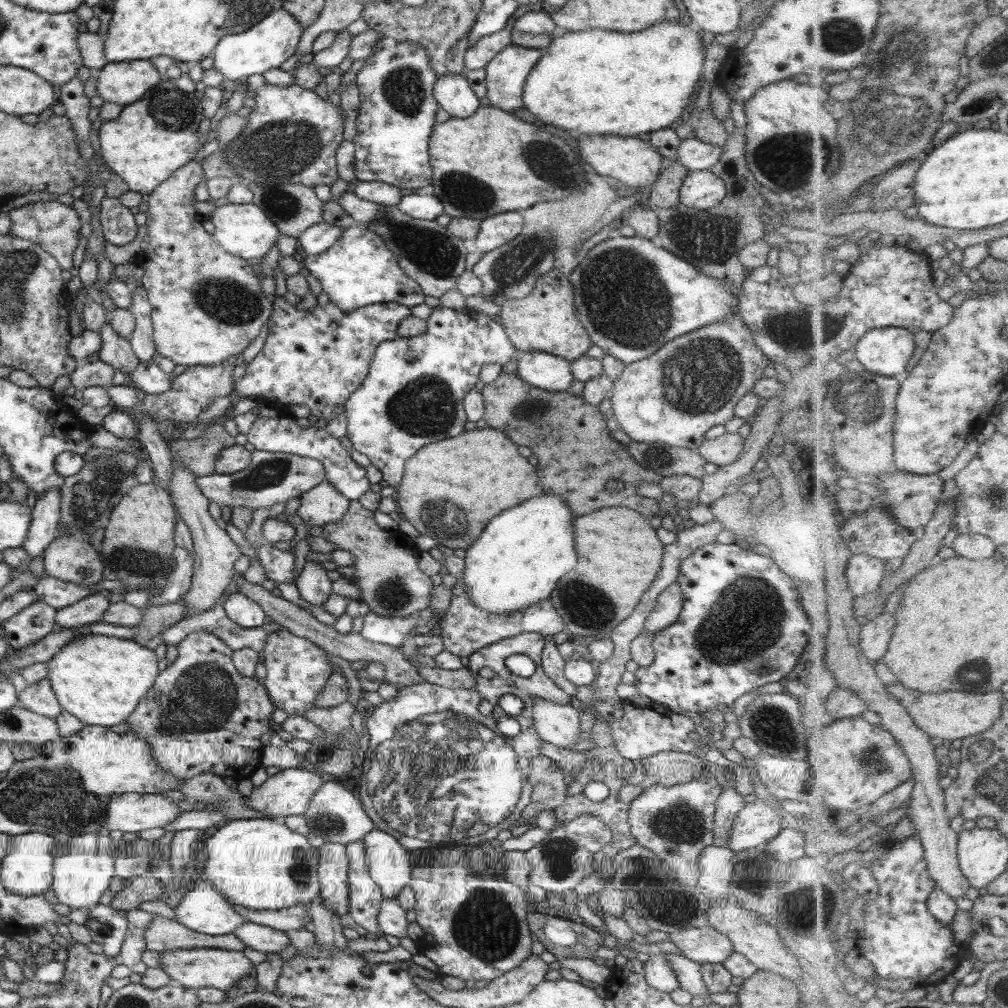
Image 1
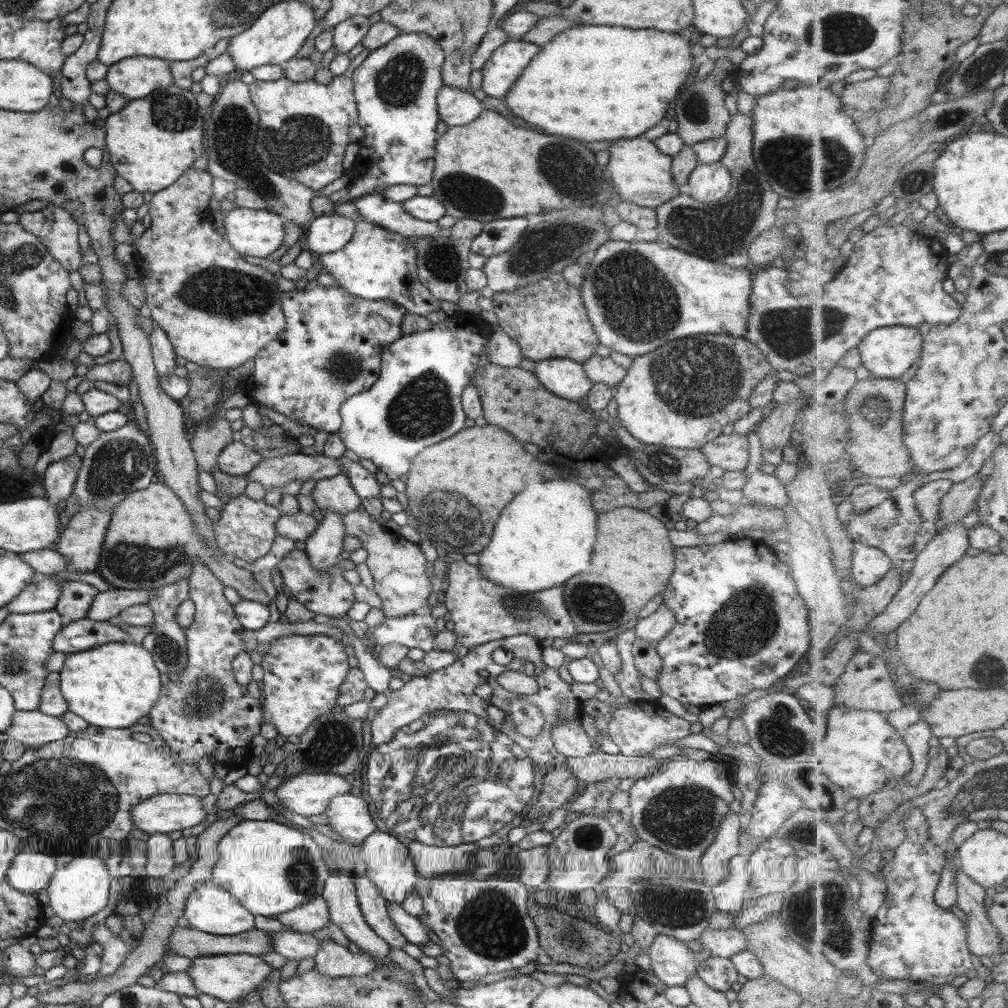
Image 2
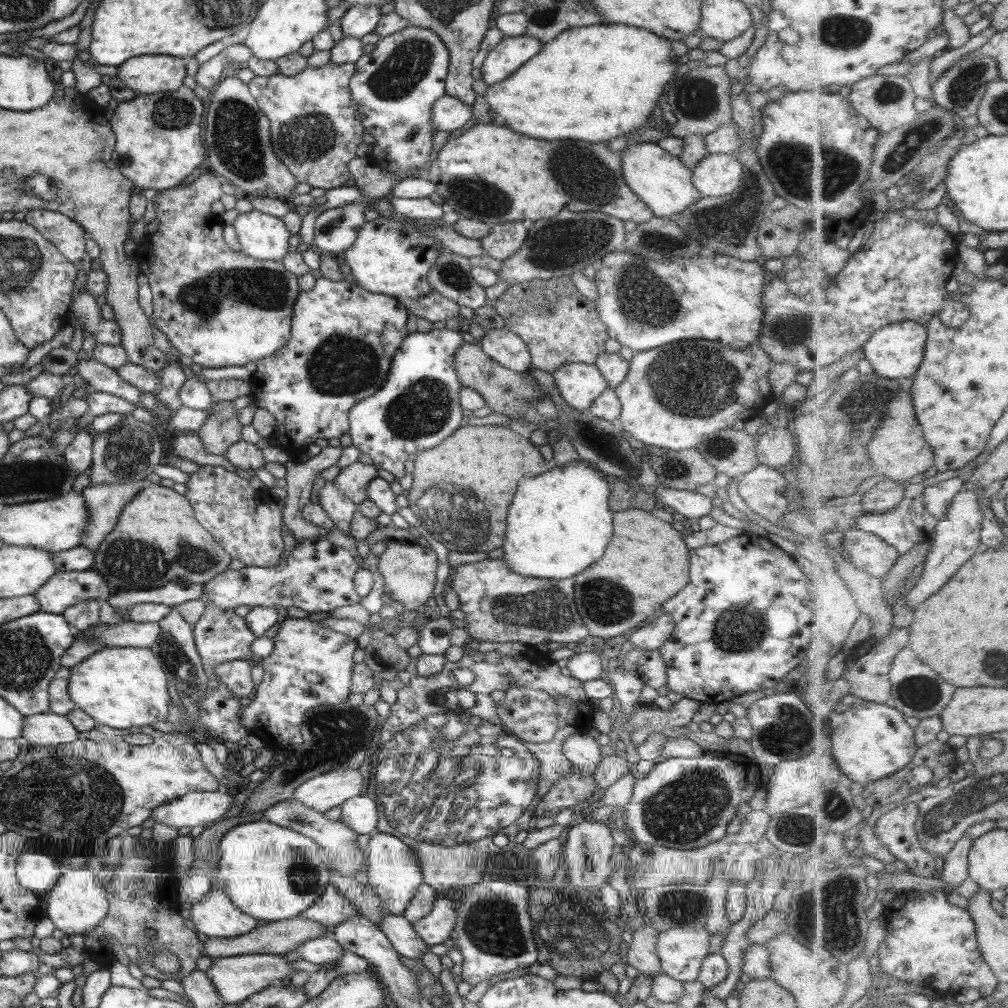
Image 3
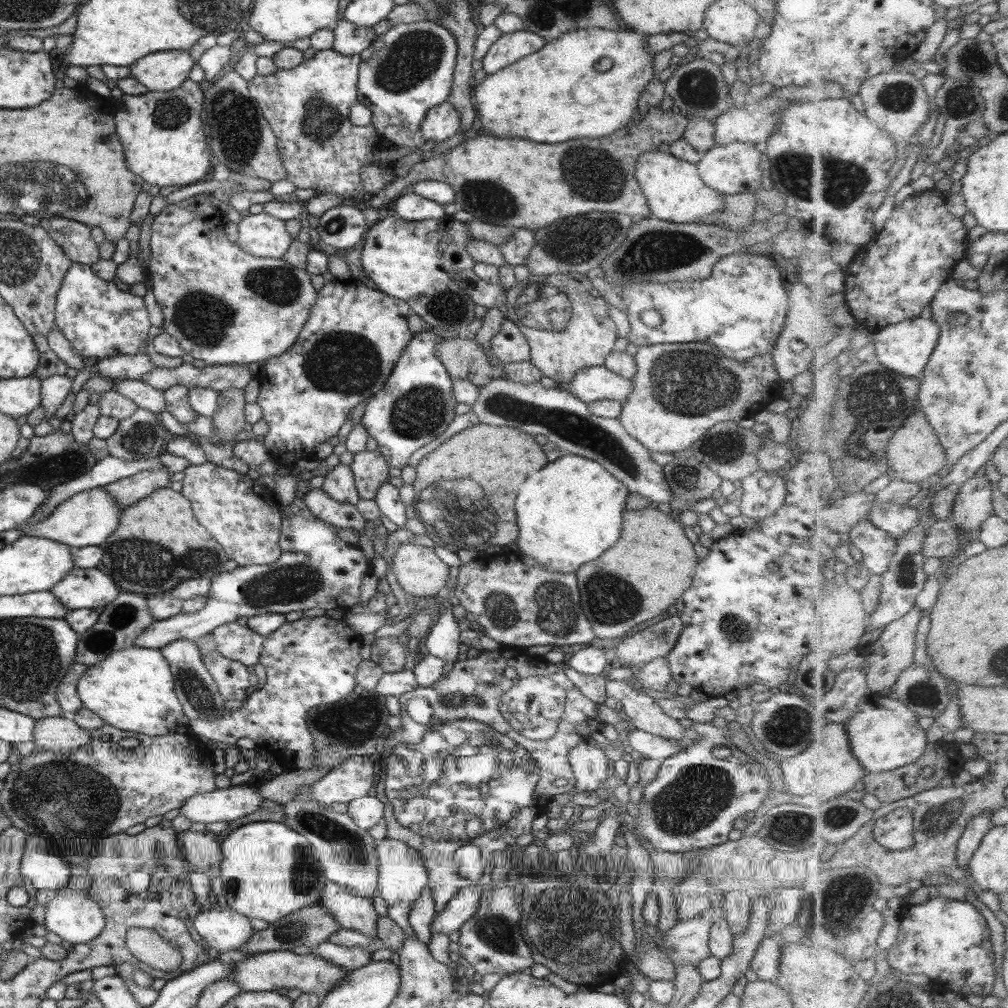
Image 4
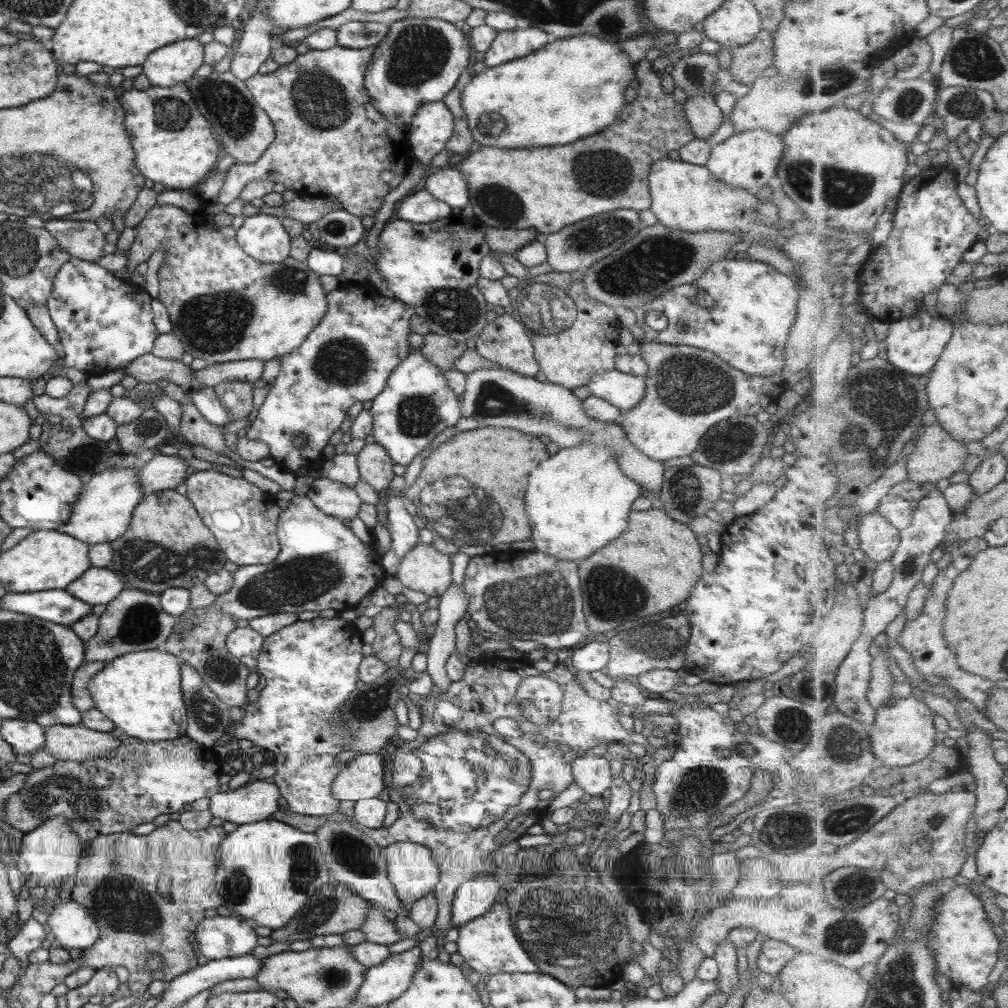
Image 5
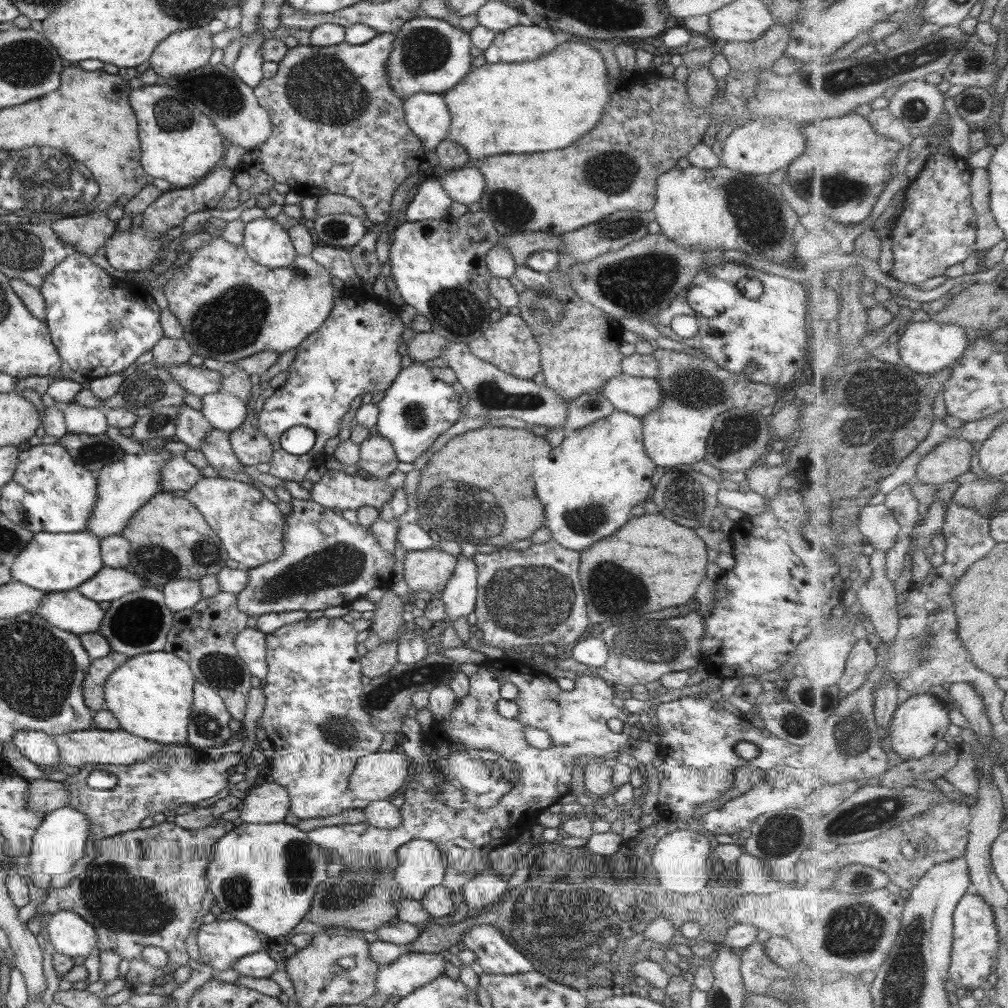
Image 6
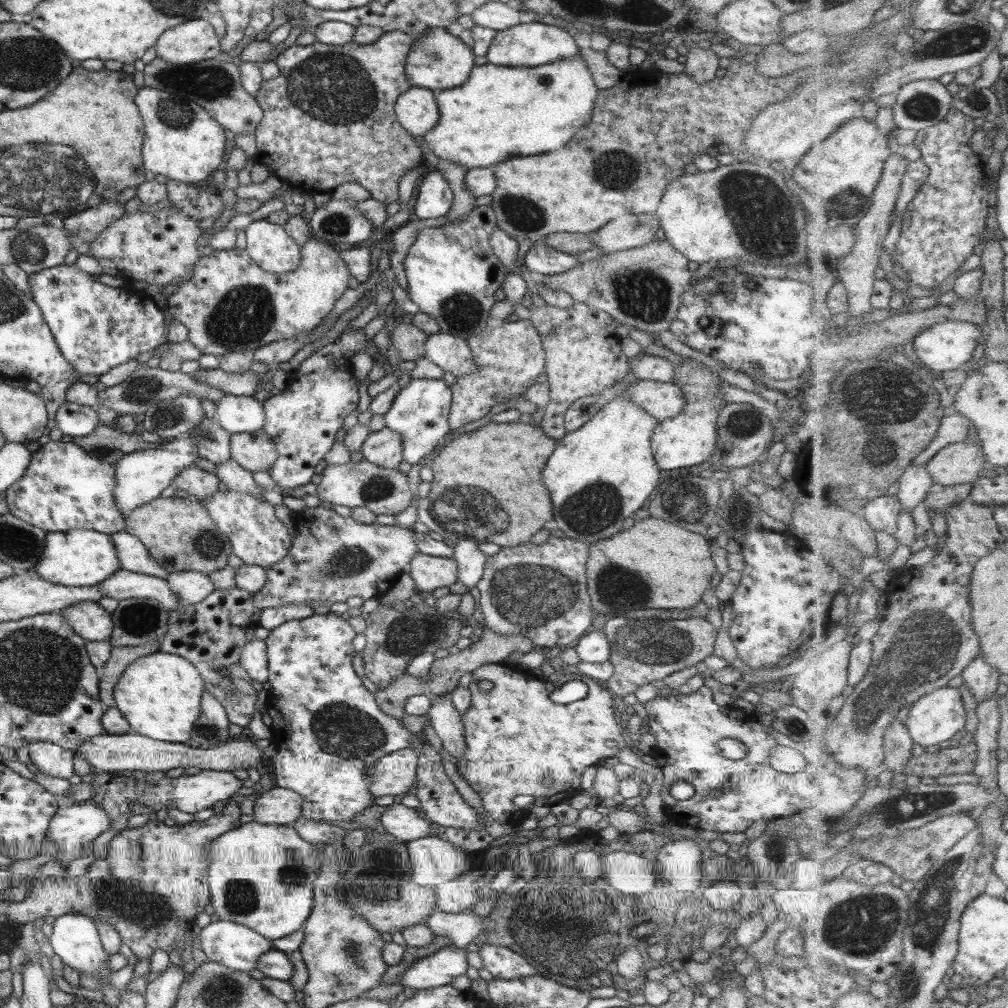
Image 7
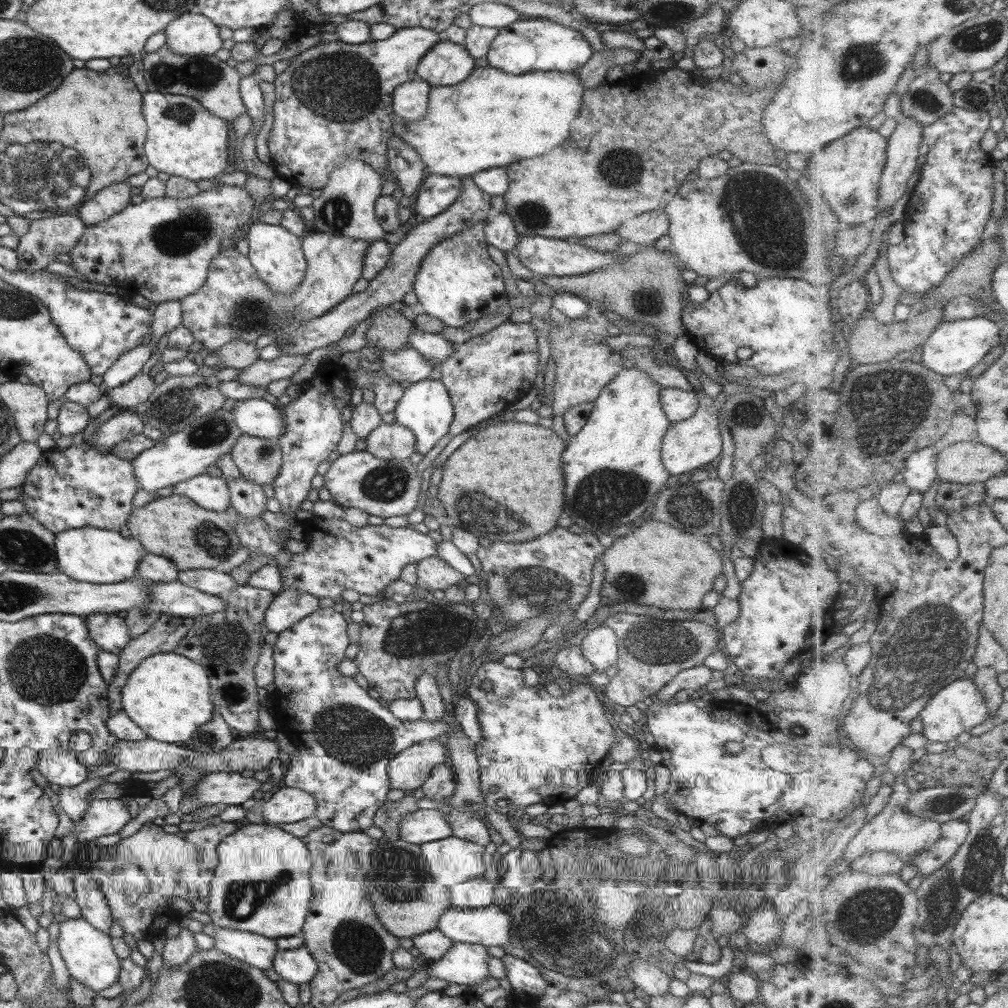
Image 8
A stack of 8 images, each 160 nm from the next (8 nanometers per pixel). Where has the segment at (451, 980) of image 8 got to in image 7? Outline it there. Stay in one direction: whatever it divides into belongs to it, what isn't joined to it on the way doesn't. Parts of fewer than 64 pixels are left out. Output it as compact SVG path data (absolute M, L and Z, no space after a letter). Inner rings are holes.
M448 944L410 964L397 983L416 991L449 984L455 976L465 974L465 952L465 948Z

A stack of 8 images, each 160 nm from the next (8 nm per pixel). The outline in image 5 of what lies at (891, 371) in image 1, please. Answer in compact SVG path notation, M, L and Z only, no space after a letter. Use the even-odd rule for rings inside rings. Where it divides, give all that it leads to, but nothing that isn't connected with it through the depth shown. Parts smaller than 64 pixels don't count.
M919 311L916 316L909 318L893 320L889 326L888 335L883 341L888 360L897 368L914 375L928 375L933 370L955 332L955 326L949 319L930 316L926 311Z

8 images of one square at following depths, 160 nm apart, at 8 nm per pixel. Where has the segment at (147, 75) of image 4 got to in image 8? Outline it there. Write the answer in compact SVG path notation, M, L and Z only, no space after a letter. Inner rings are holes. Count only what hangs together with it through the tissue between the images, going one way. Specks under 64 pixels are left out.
M185 12L164 28L165 44L173 55L214 56L223 44L217 27L202 14Z

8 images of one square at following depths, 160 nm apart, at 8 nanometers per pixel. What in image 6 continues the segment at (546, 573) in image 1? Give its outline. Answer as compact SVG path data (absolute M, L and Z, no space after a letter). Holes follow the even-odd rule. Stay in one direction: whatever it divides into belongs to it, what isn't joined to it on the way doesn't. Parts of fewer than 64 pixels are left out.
M614 410L605 418L600 418L591 424L588 424L587 427L568 430L564 435L561 444L559 444L557 448L553 448L549 456L545 456L545 458L541 458L541 460L535 462L535 466L533 466L533 488L535 488L535 496L537 496L539 502L543 504L543 516L545 520L543 520L542 526L545 526L545 528L549 530L550 540L553 541L553 543L557 543L559 547L563 547L567 550L581 552L591 547L597 540L601 540L601 538L605 538L605 536L611 536L615 530L619 530L619 528L629 520L631 508L637 506L639 502L643 502L643 500L647 498L647 494L651 494L651 475L656 466L645 454L641 435L642 428L639 418L635 418L626 412Z

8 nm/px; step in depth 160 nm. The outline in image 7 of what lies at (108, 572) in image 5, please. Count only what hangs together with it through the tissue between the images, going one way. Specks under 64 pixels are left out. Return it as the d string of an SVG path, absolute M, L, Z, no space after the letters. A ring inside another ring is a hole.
M119 569L107 580L95 584L95 589L99 589L101 597L117 601L137 598L155 600L168 613L181 608L166 580L155 578L155 576L145 576Z

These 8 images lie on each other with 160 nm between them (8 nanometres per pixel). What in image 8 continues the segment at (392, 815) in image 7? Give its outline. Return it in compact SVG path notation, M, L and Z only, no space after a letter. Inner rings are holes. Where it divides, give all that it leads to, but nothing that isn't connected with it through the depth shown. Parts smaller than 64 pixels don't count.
M417 810L398 822L397 838L409 844L423 844L451 836L449 825L437 810Z

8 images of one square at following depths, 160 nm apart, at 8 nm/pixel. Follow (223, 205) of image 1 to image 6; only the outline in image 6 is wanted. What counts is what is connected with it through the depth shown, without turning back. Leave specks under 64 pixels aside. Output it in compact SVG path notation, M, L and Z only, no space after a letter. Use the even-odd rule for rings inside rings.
M267 217L244 224L241 245L251 260L268 269L291 265L296 255L288 232Z

